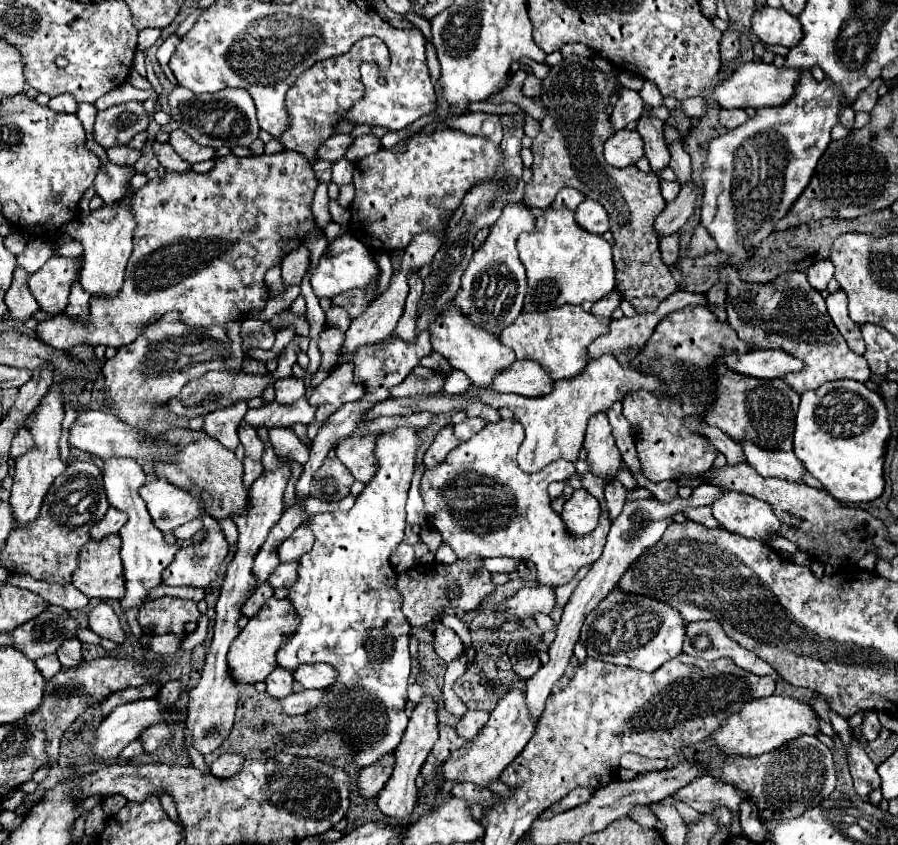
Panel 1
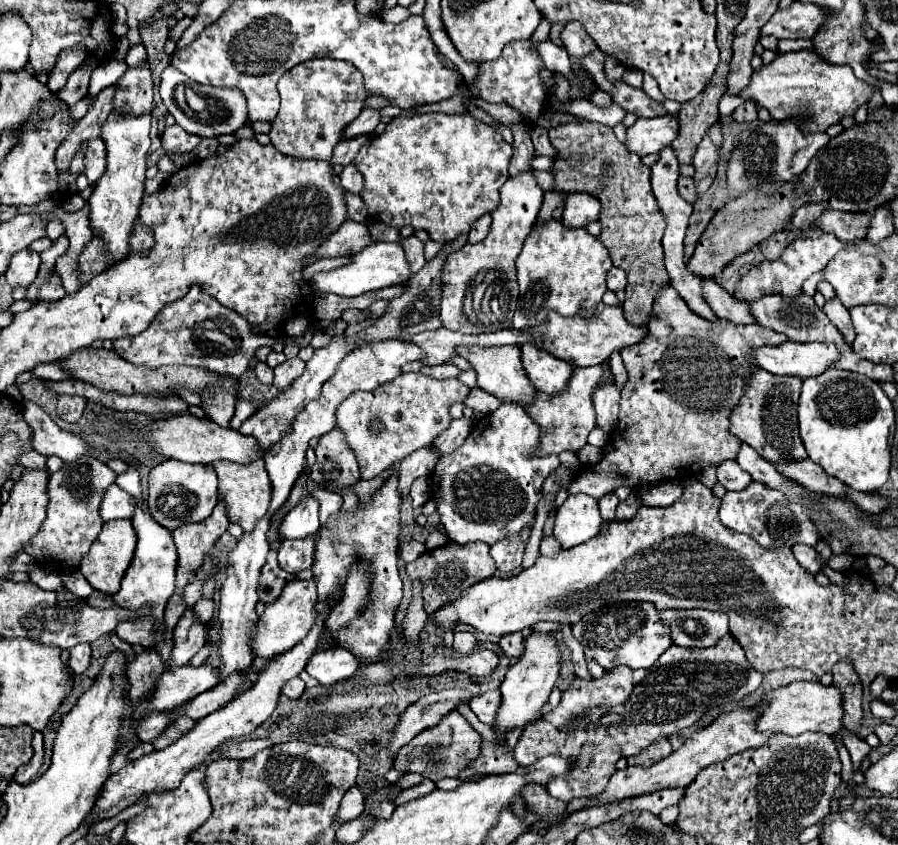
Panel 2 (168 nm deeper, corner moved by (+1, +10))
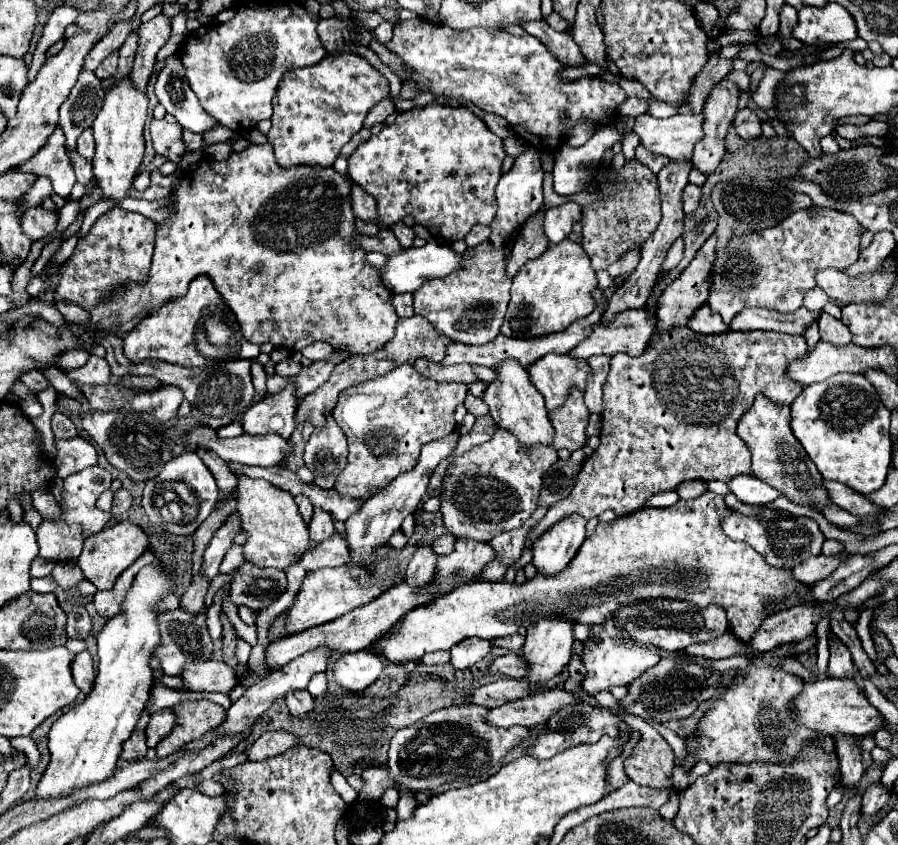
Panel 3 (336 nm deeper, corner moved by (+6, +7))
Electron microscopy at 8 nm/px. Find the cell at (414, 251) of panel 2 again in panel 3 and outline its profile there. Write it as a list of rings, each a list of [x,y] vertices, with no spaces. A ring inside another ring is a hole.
[[[397,222],[397,224],[391,226],[391,230],[393,230],[393,234],[397,236],[397,240],[401,242],[403,248],[413,246],[413,238],[415,238],[415,234],[413,234],[413,228],[411,228],[411,226],[407,226],[405,222]]]

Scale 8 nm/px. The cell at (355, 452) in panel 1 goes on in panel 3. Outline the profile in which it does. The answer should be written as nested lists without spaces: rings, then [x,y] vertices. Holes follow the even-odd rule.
[[[401,364],[401,366],[393,368],[391,372],[387,372],[387,376],[365,380],[363,384],[343,390],[337,400],[337,406],[333,408],[333,418],[347,436],[349,458],[347,458],[347,466],[337,476],[335,490],[341,496],[347,496],[347,498],[353,498],[359,502],[369,500],[375,490],[385,488],[401,472],[407,472],[409,468],[413,468],[417,464],[419,450],[423,444],[439,440],[441,436],[447,436],[457,428],[453,412],[455,412],[457,404],[463,404],[465,396],[467,396],[465,384],[435,382],[435,380],[419,374],[411,364]]]

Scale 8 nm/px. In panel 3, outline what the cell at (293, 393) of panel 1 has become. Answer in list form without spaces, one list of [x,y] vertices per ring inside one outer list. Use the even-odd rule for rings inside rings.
[[[287,358],[287,360],[279,362],[279,364],[275,366],[275,370],[277,370],[279,376],[297,376],[299,370],[301,370],[301,362],[297,362],[297,360],[293,360],[293,358]]]

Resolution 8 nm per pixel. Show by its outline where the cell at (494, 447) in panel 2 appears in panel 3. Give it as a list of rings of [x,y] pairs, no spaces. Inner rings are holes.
[[[499,428],[489,442],[475,446],[449,466],[441,494],[445,528],[457,538],[467,536],[479,542],[489,542],[501,532],[521,528],[537,510],[543,474],[557,460],[555,448],[535,446],[525,450],[511,432]]]

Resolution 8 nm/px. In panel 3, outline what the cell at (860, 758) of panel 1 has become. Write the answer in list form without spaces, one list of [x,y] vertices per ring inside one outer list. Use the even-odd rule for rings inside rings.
[[[829,630],[829,676],[831,678],[853,678],[853,660],[849,648]]]

